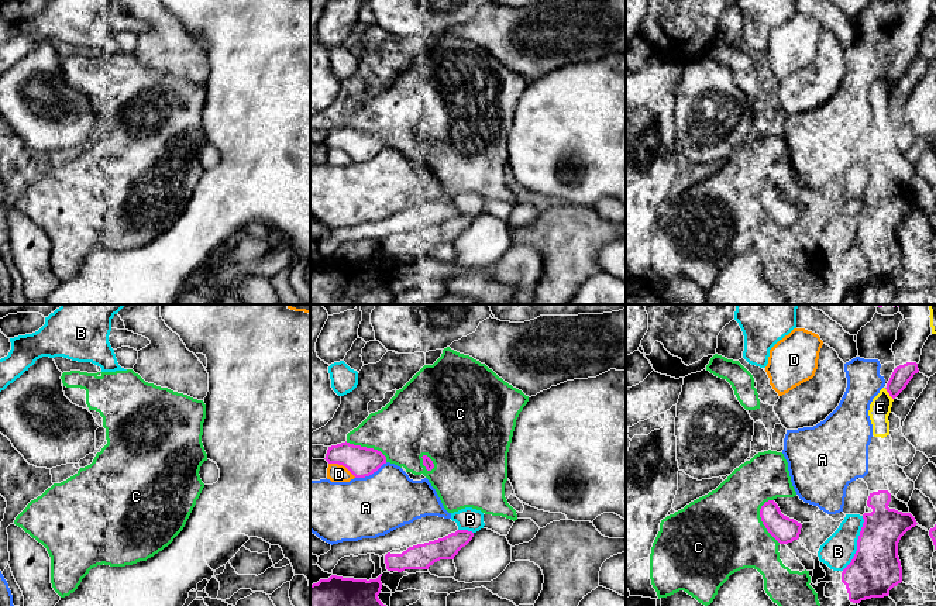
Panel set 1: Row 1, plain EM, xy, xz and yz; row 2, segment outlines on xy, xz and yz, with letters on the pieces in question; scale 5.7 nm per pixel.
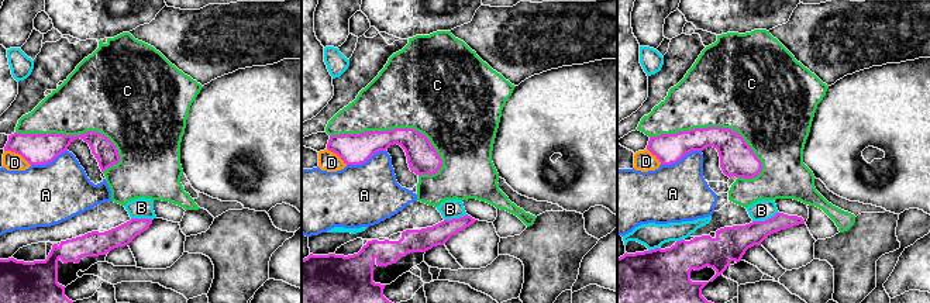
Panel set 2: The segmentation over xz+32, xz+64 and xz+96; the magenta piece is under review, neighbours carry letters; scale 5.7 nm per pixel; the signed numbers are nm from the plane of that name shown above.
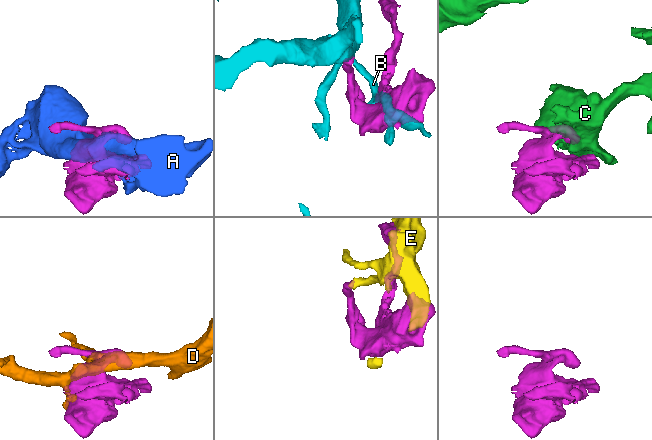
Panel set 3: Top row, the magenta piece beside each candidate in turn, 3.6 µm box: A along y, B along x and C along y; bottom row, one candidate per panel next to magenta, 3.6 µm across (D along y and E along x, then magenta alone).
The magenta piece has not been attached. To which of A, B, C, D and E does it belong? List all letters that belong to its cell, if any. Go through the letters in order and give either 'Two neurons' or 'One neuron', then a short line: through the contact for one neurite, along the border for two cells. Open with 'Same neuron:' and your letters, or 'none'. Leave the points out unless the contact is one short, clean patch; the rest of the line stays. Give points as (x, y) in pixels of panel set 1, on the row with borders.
Same neuron: C
A: Two neurons
B: Two neurons
C: One neuron
D: Two neurons
E: Two neurons

